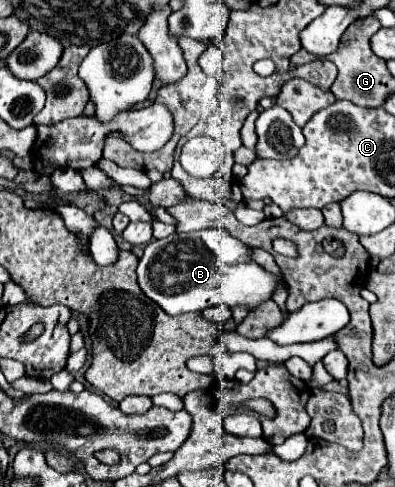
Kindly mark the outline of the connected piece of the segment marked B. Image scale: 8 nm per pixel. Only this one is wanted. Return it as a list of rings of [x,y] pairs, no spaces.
[[[211,227],[153,239],[139,259],[139,285],[143,293],[165,313],[181,315],[203,311],[213,305],[223,305],[227,309],[247,305],[253,309],[271,297],[277,287],[277,279],[259,267],[251,259],[249,249],[239,239],[231,237],[227,229]]]

